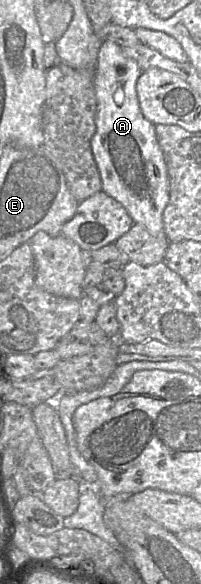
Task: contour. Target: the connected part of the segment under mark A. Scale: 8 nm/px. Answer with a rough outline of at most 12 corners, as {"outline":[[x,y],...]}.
{"outline":[[103,40],[91,149],[102,191],[164,232],[168,174],[142,72]]}

